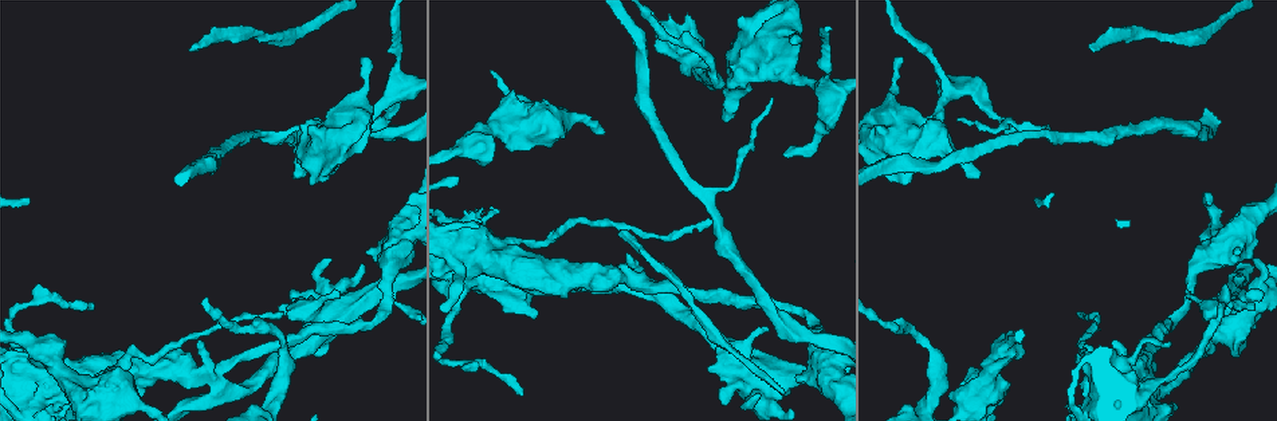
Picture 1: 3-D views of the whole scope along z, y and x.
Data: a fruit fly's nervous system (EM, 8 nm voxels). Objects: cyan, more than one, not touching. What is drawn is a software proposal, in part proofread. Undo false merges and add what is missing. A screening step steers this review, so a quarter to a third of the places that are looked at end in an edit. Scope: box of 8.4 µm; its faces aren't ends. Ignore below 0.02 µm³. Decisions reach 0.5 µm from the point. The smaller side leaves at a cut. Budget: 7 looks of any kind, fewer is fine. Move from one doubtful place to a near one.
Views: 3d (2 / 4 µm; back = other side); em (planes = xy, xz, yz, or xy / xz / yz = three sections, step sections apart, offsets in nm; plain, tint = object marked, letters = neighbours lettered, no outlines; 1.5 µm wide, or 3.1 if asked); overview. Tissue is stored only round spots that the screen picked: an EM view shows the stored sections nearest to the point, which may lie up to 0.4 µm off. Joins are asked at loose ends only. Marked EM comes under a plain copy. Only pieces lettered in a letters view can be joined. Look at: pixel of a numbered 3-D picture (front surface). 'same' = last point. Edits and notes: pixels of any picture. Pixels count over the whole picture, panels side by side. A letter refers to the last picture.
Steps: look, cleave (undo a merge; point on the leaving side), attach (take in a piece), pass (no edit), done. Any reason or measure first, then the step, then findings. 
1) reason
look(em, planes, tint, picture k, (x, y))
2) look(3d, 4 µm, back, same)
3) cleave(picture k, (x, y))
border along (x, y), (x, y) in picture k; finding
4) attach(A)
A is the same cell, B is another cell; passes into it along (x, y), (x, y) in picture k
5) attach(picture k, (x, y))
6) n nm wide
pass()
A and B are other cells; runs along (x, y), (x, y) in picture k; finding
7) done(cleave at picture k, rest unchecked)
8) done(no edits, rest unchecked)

a narrow waist
look(3d, 4 µm, picture 1, (285, 345))

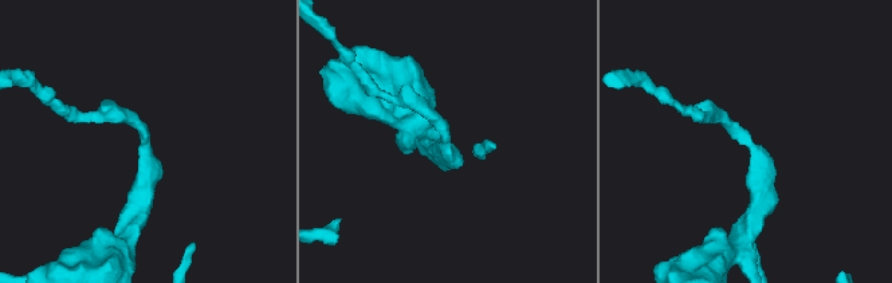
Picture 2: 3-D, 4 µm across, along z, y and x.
arms of 240, 300 nm; need the tissue
look(em, yz, step 4, tint, picture 2, (148, 141))

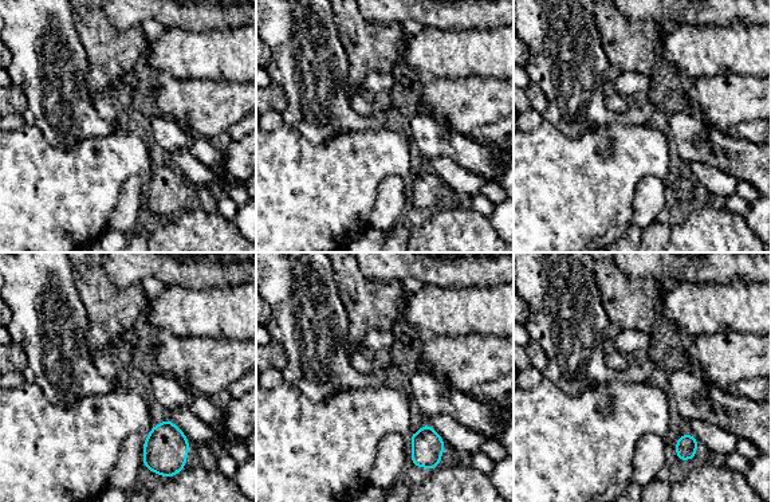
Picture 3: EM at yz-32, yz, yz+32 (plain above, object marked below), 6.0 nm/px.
another direction
look(em, planes, letters, same)

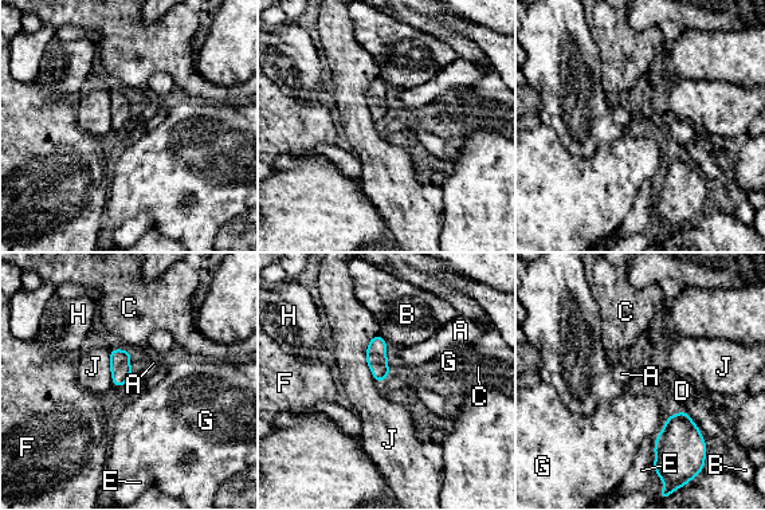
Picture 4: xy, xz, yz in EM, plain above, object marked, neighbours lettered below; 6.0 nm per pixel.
110 nm wide
pass()
A, B, C, D, E, F, G, H and J are other cells; border along (379, 333), (367, 365), (380, 384) in picture 4; all the same cell

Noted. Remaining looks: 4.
sudden change in width
look(3d, 4 µm, picture 1, (792, 79))

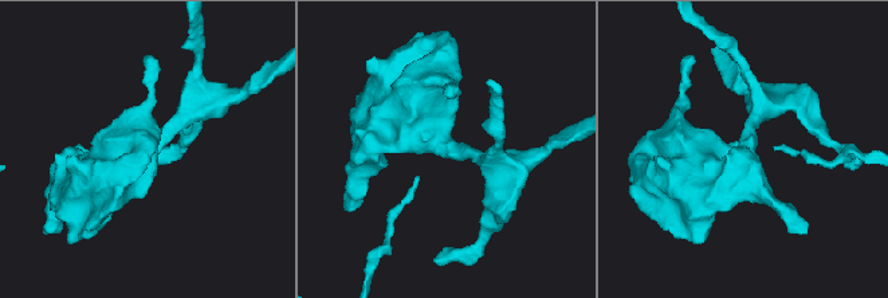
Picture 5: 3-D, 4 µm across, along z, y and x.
arms of 260, 600 nm
look(em, planes, letters, picture 5, (449, 150))

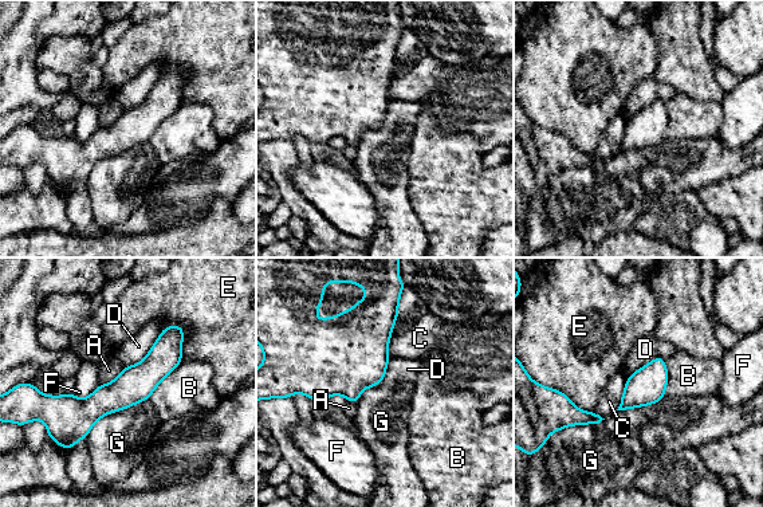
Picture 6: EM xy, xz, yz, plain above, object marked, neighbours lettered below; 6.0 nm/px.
220 nm wide
pass()
A, B, C, D, E, F and G are other cells; border along (124, 368), (113, 380), (101, 385) in picture 6; all the same cell

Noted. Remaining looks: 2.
an open end
look(em, planes, letters, picture 1, (1187, 290))

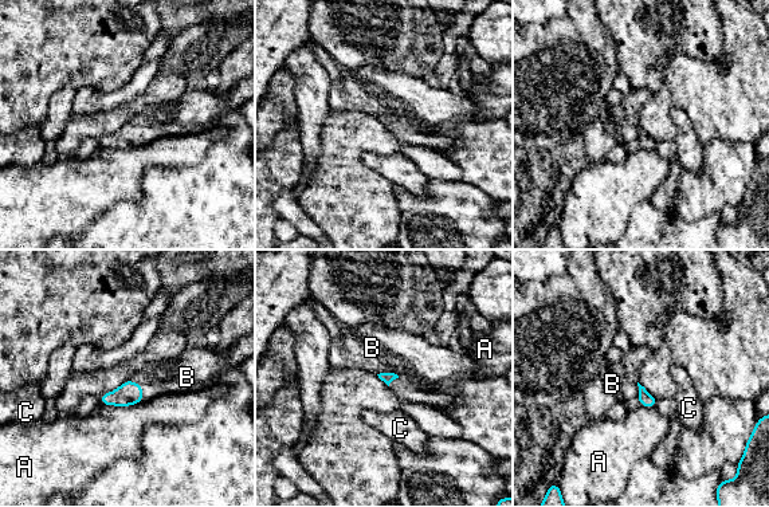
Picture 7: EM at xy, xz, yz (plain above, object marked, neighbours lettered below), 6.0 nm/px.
pass()
A, B and C are other cells; border along (377, 373), (396, 373), (399, 376) in picture 7; none of them fits

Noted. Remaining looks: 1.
done(no edits, rest unchecked)

